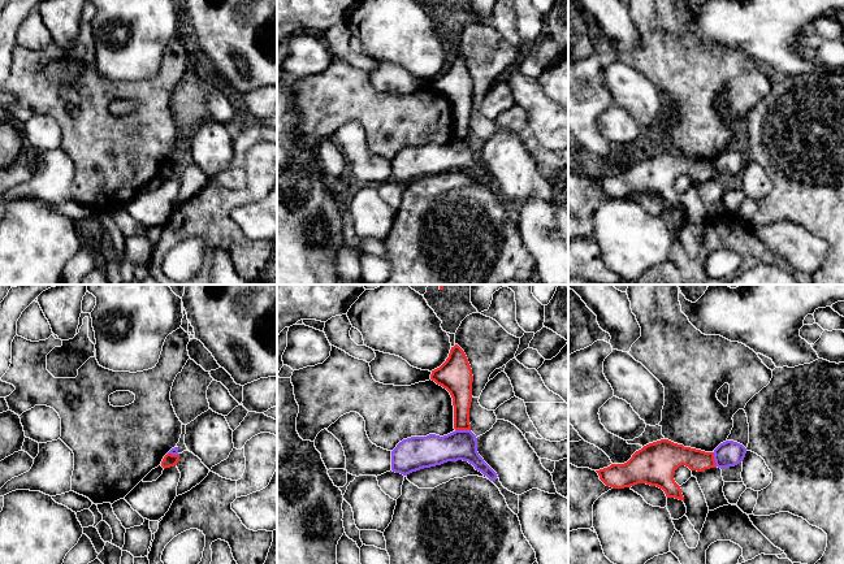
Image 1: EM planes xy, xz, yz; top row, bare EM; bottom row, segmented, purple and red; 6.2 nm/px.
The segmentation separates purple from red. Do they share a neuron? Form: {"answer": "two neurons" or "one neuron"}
{"answer": "two neurons"}

